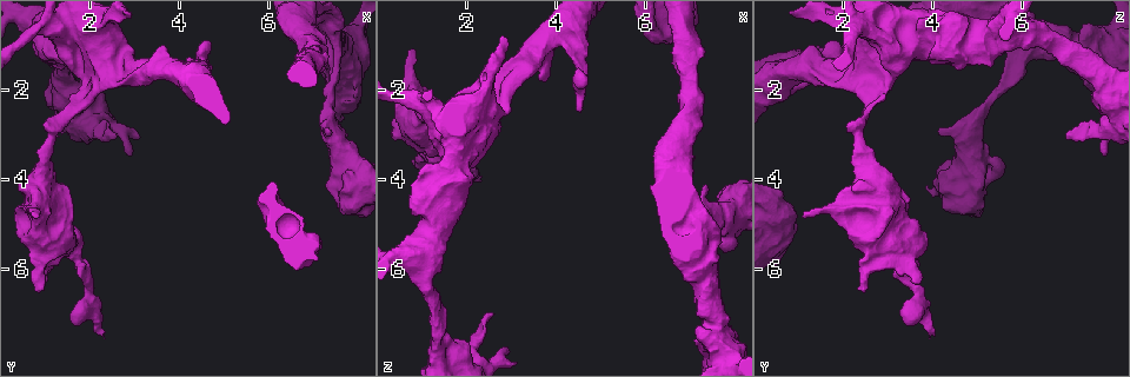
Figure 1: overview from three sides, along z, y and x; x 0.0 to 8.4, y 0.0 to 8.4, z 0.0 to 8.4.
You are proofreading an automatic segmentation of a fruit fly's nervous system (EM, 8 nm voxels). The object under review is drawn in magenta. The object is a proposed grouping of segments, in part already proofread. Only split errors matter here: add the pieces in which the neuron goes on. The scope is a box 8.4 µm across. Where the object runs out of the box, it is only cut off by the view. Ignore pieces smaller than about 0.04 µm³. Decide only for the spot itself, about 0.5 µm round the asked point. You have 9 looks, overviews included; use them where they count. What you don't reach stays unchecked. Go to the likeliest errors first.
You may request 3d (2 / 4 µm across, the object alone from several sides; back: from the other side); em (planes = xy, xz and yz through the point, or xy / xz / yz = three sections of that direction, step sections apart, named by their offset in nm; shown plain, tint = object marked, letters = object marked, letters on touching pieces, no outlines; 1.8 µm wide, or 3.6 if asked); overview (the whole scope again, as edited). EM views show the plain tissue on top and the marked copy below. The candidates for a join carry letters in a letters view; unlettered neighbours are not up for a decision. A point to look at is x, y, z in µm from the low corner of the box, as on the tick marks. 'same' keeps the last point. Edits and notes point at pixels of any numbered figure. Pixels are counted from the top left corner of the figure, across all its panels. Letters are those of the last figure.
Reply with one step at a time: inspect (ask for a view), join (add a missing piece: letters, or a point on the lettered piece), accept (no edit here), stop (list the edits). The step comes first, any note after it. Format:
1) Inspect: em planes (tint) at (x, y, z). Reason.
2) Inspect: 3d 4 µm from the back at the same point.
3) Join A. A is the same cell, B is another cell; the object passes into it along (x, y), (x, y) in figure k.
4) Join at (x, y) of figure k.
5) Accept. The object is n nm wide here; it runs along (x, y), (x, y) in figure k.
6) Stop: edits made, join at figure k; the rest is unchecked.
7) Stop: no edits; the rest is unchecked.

Inspect: em 3.6 µm yz step 16 (tint) at (2.20, 1.70, 2.70). Touches itself.

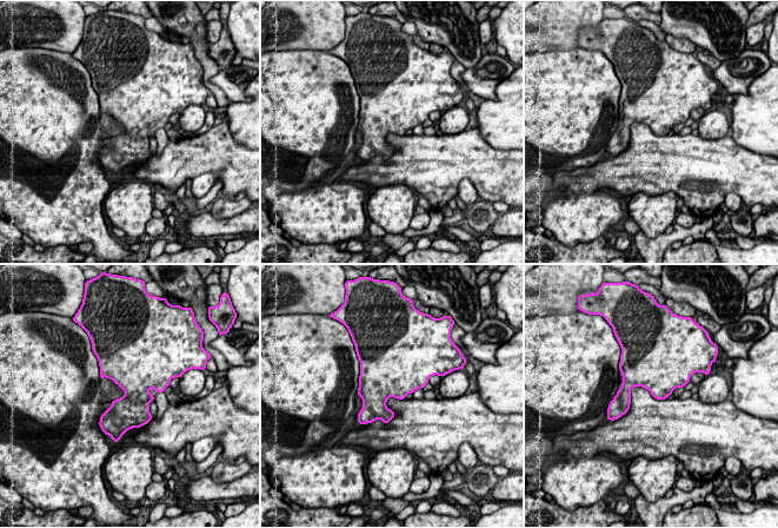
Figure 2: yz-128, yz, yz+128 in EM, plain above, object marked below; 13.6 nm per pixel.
Inspect: em 3.6 µm planes (letters) at the same point.

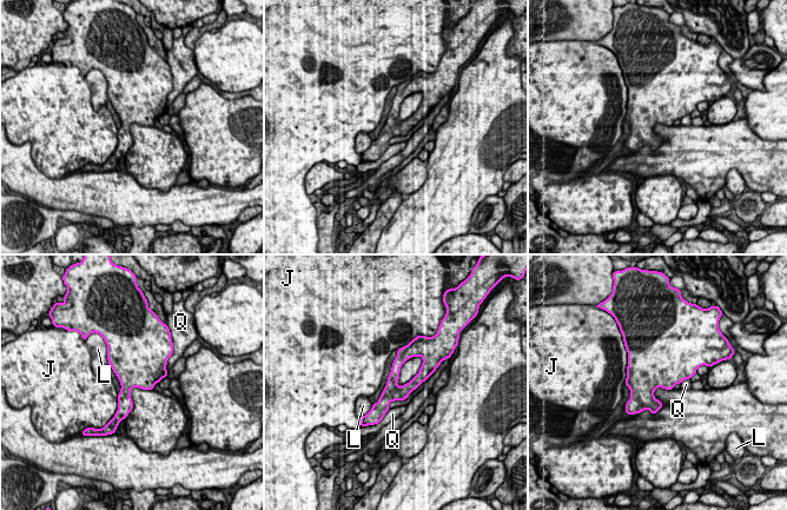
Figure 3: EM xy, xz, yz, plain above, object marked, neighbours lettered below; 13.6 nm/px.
Accept. The object is 260 nm wide here; the longest contact is with J, 400 nm; J, L and Q are other cells; none of them fits.

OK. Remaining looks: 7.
Inspect: em 3.6 µm planes (letters) at (6.45, 5.20, 0.60). Sharp bend.

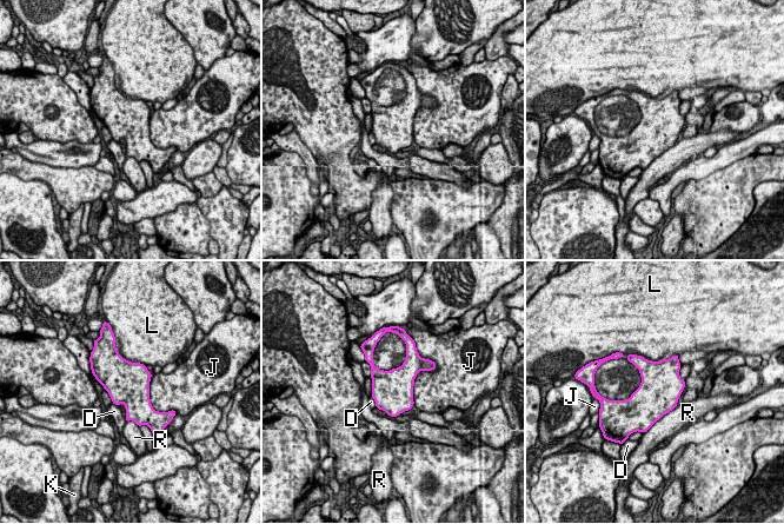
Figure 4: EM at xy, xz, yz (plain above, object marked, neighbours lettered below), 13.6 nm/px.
Accept. D, J, K, L and R are other cells; a border runs along (371, 396), (376, 406) in figure 4; no lettered piece goes on from it.

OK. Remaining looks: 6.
Inspect: 3d 4 µm at (1.95, 2.70, 7.95). Abrupt turn.

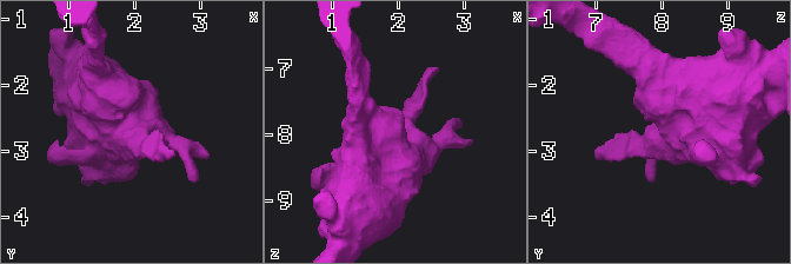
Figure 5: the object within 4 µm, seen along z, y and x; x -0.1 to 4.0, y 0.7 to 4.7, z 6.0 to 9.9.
Inspect: em 3.6 µm yz step 4 (tint) at (1.90, 2.80, 7.95). Shape alone is not enough.

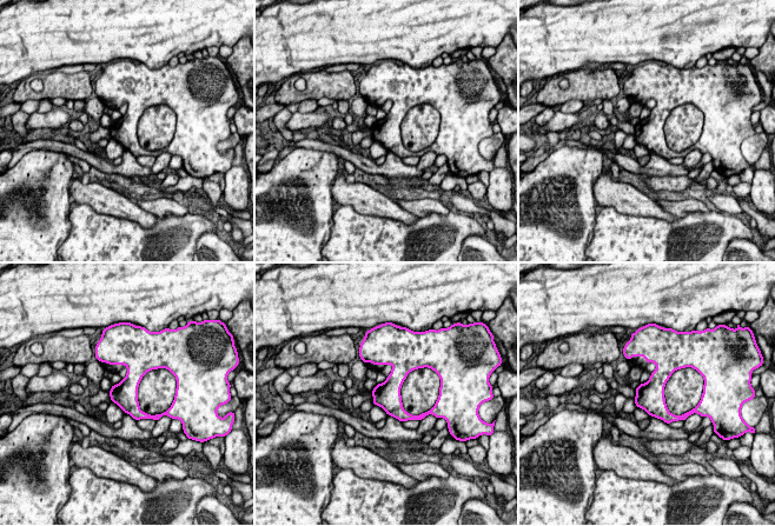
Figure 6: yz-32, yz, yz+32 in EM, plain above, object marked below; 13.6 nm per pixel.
Inspect: em 3.6 µm xy step 4 (letters) at the same point. Another direction.

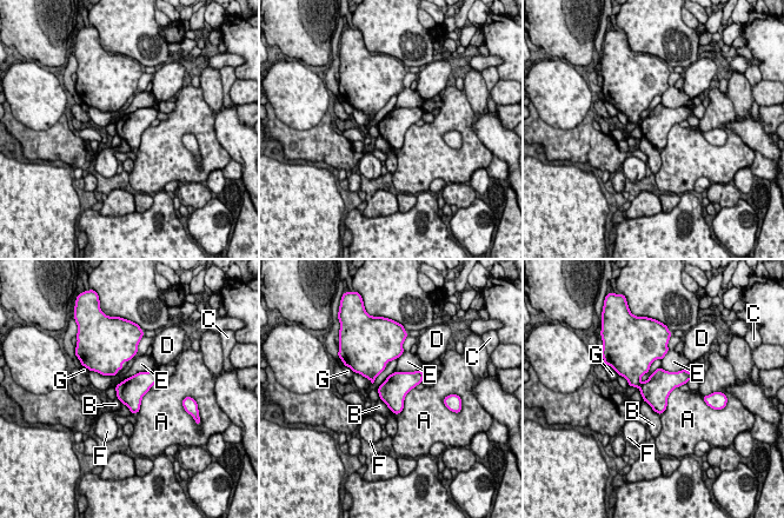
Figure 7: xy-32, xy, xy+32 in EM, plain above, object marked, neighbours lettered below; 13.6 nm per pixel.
Accept. A, B, C, D, E, F and G are other cells; a border runs along (151, 370), (137, 372), (117, 385) in figure 7; no lettered piece goes on from it.

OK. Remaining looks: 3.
Inspect: em xz step 8 (letters) at (7.75, 3.90, 5.60). An open end.

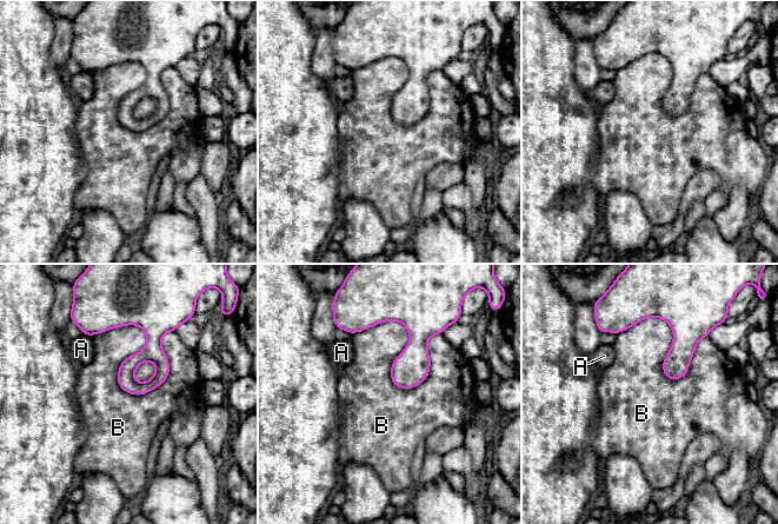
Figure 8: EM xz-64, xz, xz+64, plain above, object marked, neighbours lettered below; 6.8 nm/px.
Accept. A and B are other cells; a border runs along (352, 332), (440, 335) in figure 8; no lettered piece goes on from it.

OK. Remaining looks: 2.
Stop: no edits; the rest is unchecked.

